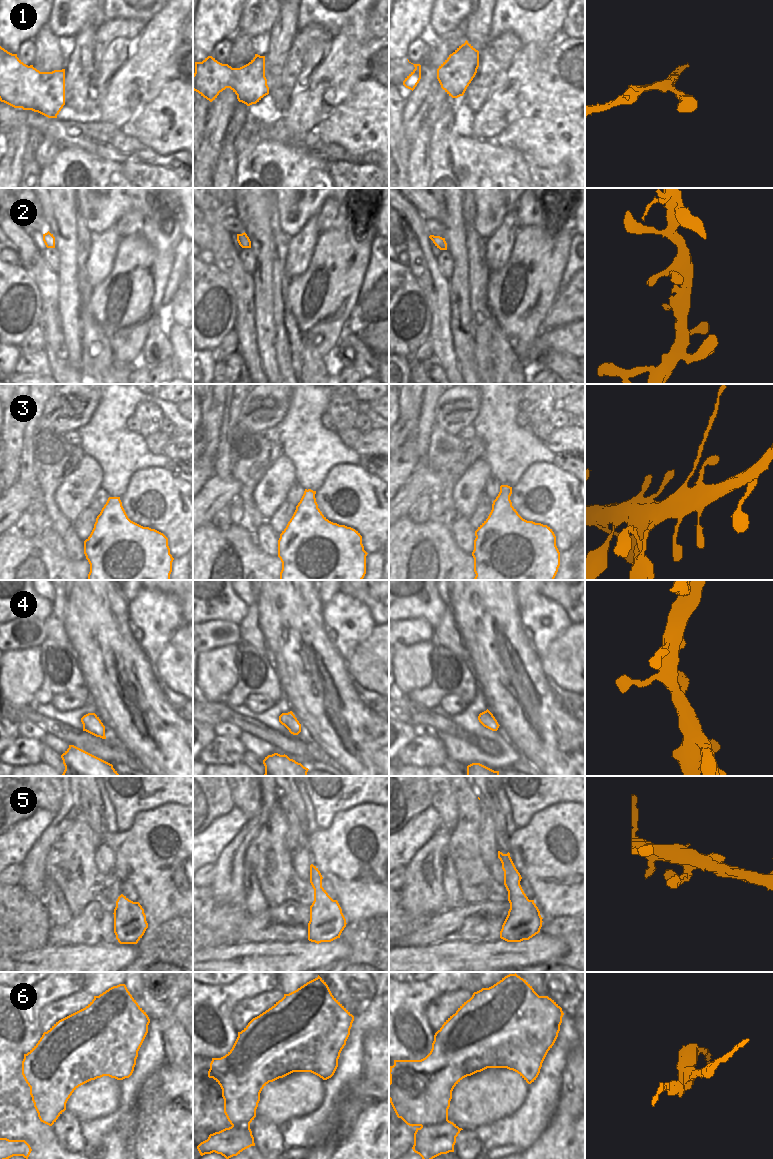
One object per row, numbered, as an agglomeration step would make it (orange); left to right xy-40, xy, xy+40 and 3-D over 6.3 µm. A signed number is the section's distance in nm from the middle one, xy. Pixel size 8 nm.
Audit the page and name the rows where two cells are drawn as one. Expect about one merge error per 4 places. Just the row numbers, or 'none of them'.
3, 6

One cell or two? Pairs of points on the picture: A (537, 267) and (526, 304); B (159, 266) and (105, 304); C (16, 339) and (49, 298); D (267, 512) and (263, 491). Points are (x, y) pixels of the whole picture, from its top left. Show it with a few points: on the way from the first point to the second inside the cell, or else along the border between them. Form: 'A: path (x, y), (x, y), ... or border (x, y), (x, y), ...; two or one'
A: path (531, 276), (526, 295); one
B: path (140, 270), (116, 273), (110, 277), (107, 285); one
C: border (36, 285), (40, 295), (41, 323); two
D: path (267, 507), (267, 498), (265, 496); one

